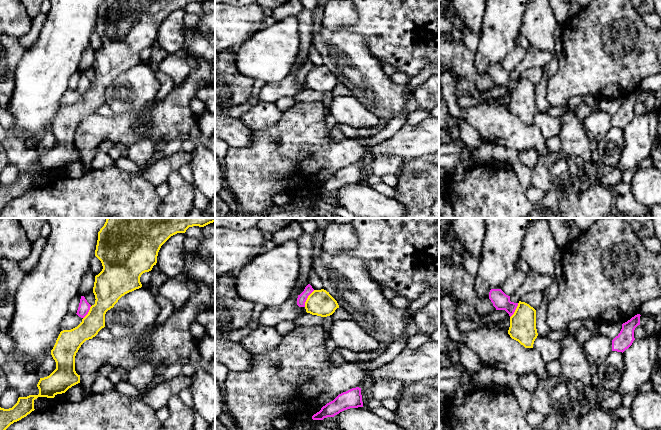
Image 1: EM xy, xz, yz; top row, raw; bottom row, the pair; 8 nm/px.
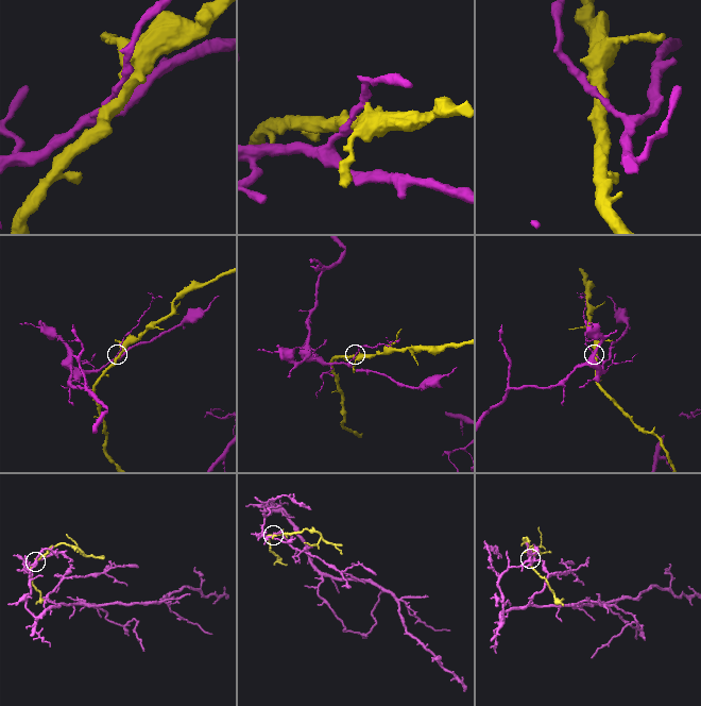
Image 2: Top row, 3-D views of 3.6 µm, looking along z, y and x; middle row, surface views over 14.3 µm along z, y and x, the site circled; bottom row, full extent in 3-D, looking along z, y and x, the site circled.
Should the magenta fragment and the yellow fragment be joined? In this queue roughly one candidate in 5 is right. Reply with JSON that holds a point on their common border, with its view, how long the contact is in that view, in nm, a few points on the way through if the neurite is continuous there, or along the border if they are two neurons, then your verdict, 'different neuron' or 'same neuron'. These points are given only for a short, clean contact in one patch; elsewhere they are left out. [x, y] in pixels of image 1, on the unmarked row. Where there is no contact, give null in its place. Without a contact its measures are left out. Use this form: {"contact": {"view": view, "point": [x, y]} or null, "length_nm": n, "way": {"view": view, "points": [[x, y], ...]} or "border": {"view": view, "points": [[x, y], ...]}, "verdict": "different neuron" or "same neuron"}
{"contact": {"view": "xz", "point": [307, 73]}, "length_nm": 160, "border": {"view": "xz", "points": [[314, 66], [308, 72], [304, 82]]}, "verdict": "different neuron"}

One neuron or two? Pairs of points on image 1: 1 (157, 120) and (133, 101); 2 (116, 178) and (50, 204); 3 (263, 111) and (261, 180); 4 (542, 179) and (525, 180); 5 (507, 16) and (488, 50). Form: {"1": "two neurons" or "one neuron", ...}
{"1": "two neurons", "2": "one neuron", "3": "two neurons", "4": "two neurons", "5": "one neuron"}

